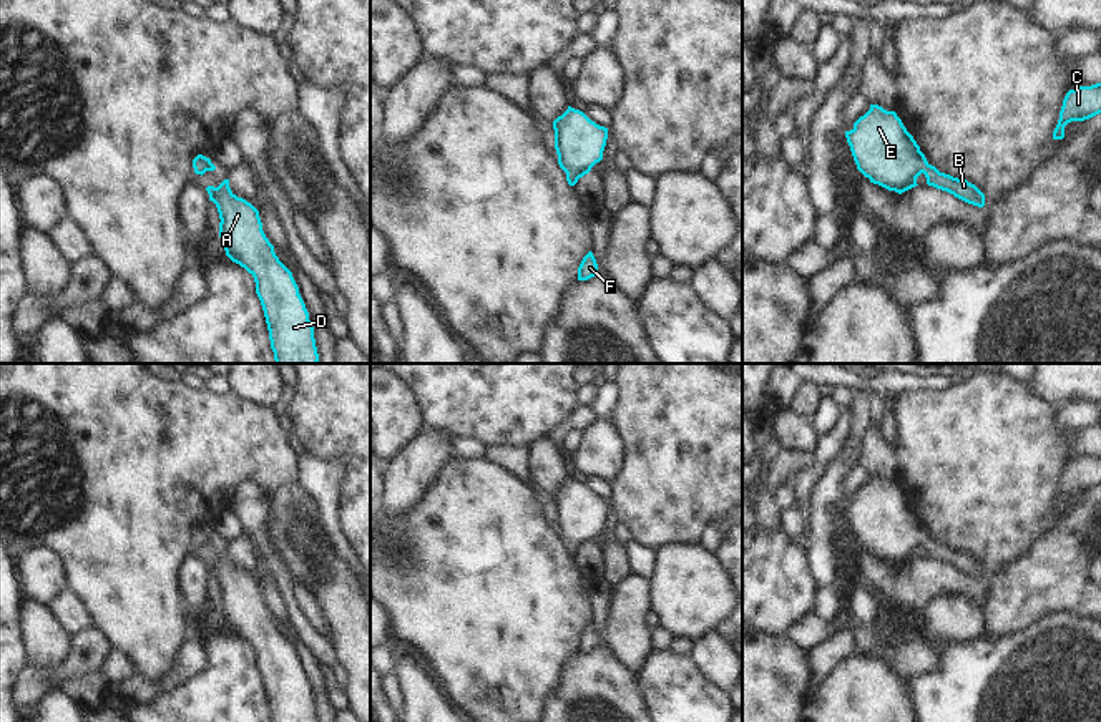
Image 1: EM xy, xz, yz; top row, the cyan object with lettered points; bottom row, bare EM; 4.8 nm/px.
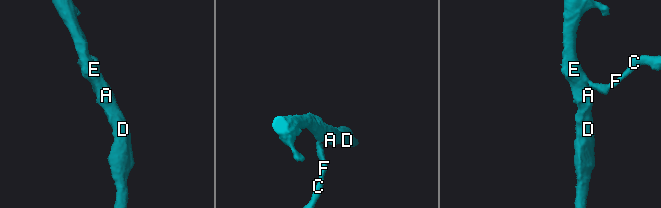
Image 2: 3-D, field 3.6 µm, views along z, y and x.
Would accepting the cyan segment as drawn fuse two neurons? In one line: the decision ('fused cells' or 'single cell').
single cell

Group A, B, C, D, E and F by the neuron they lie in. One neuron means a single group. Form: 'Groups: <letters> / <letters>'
Groups: A B C D E F.

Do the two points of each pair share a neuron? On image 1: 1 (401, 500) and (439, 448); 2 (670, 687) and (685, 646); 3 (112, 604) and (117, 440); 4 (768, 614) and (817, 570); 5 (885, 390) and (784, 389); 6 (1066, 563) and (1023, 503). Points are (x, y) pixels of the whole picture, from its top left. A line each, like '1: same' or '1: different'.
1: same
2: different
3: same
4: different
5: same
6: different

